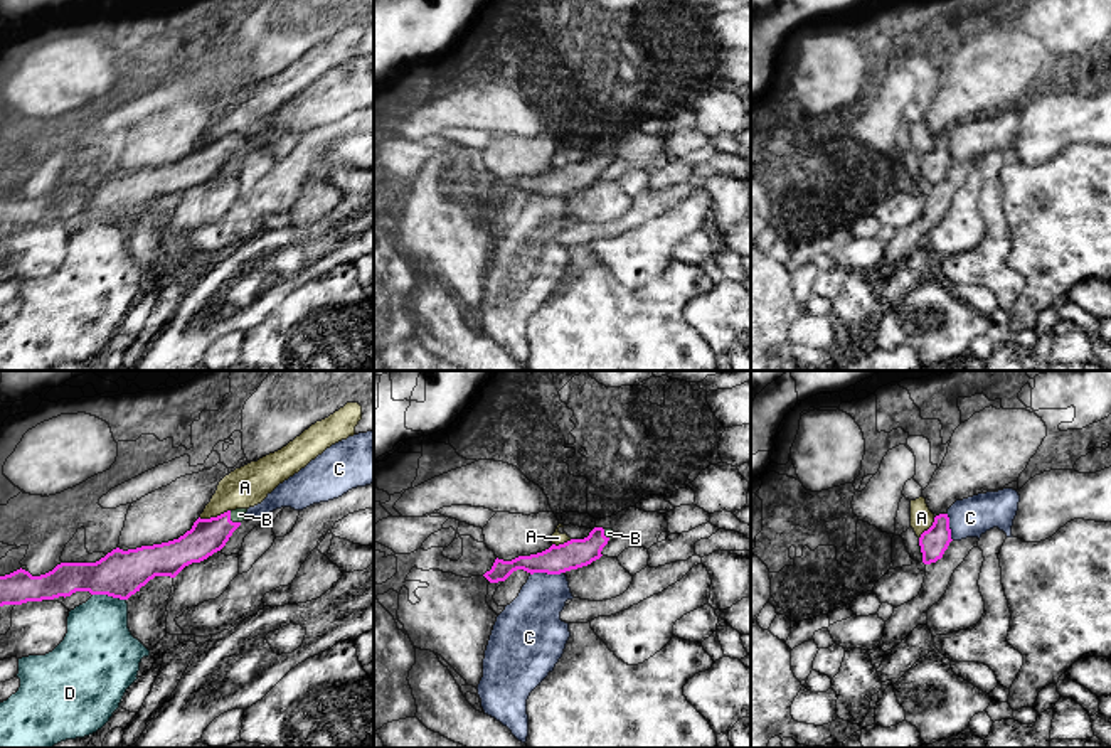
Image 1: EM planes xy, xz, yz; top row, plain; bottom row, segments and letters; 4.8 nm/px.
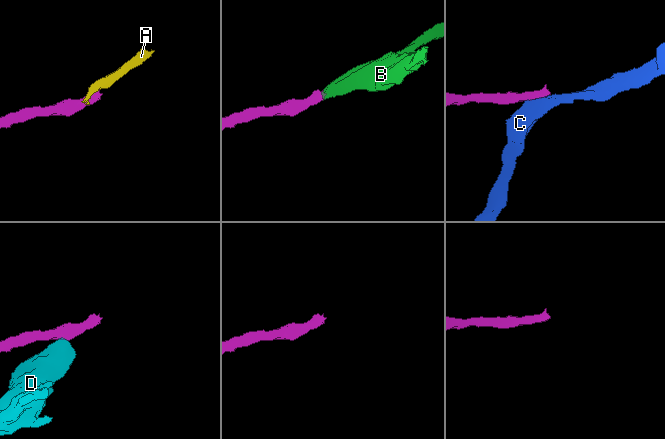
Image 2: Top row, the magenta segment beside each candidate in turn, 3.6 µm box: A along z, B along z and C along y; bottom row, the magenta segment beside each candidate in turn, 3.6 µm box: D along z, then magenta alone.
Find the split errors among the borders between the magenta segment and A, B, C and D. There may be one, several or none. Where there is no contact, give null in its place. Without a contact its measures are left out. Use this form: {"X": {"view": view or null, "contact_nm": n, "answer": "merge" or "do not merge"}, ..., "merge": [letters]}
{"A": {"view": "xy", "contact_nm": 160, "answer": "do not merge"}, "B": {"view": "xy", "contact_nm": 80, "answer": "merge"}, "C": {"view": "xz", "contact_nm": 160, "answer": "do not merge"}, "D": {"view": "xy", "contact_nm": 160, "answer": "do not merge"}, "merge": ["B"]}

